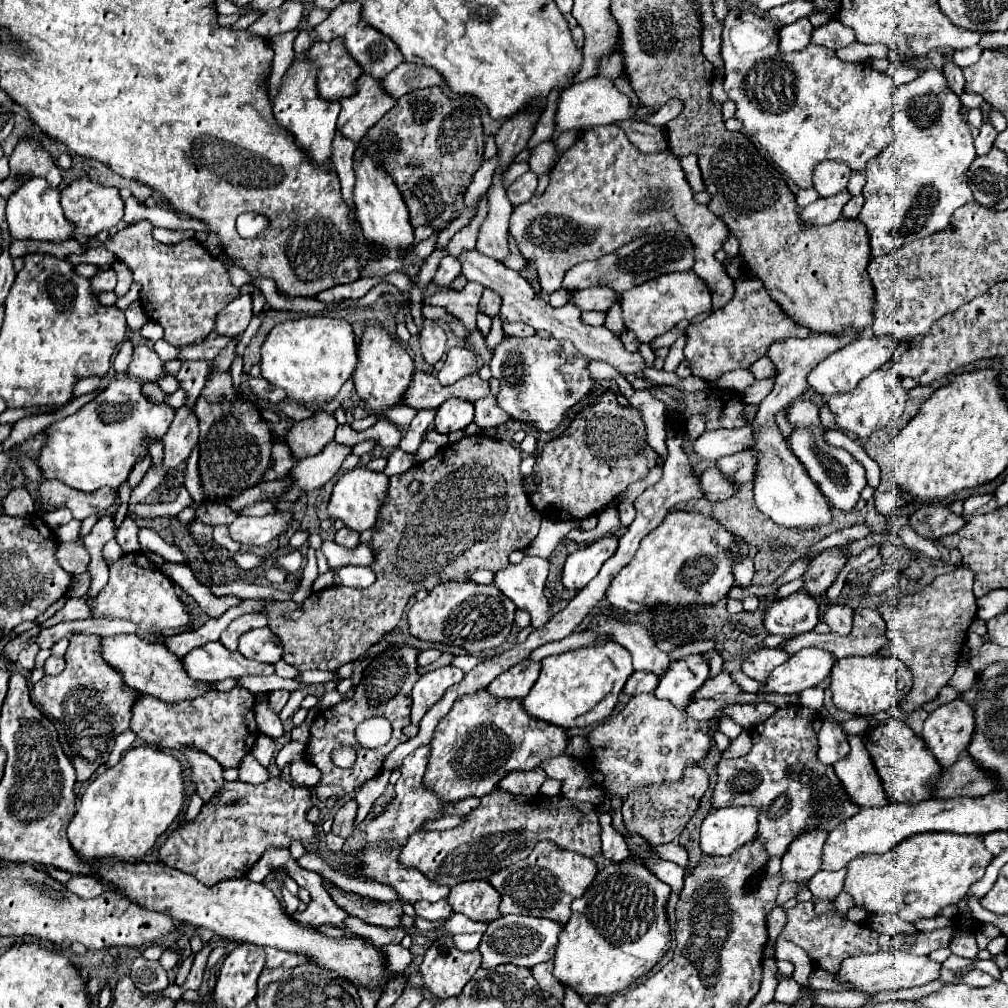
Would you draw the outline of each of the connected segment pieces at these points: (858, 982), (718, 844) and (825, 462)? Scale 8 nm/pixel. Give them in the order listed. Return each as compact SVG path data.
M882 951L874 955L858 955L848 957L842 961L842 969L834 973L834 979L840 983L850 985L854 991L864 993L878 993L878 991L892 991L892 989L908 989L918 987L928 981L938 979L940 963L928 959L928 957L914 957L902 951Z
M754 807L714 809L702 821L700 849L708 857L726 857L742 845L754 841L758 829Z
M798 399L794 401L788 409L786 409L786 417L792 425L792 435L790 435L790 447L794 451L794 455L802 461L802 465L806 467L808 475L812 477L812 481L818 483L818 487L822 489L822 493L826 495L826 499L830 501L832 507L838 507L842 511L854 509L856 501L860 499L862 489L866 487L866 477L864 477L864 467L846 451L840 447L834 447L826 441L824 433L824 425L820 421L820 411L818 405L810 399Z

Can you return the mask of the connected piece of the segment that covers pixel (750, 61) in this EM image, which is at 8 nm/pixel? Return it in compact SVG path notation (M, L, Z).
M734 7L724 19L722 59L724 91L736 103L736 119L744 125L744 135L760 149L769 163L792 179L800 189L810 189L814 165L822 161L842 161L852 171L864 173L866 165L892 141L890 117L894 105L894 81L888 73L876 71L868 63L848 63L836 57L834 49L808 45L796 53L780 53L776 29L768 29L768 17L760 17L746 7Z

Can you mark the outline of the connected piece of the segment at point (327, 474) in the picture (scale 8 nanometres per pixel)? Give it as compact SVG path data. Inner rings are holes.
M332 441L320 453L302 459L290 471L290 475L294 477L294 487L288 493L284 493L282 497L286 501L296 501L302 493L308 493L312 489L322 487L338 473L340 465L348 453L350 453L350 447Z

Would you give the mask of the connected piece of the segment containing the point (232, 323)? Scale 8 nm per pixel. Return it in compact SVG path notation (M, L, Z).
M240 295L236 297L218 317L216 317L216 327L214 331L218 335L242 335L244 329L248 327L252 319L252 297L250 295Z

